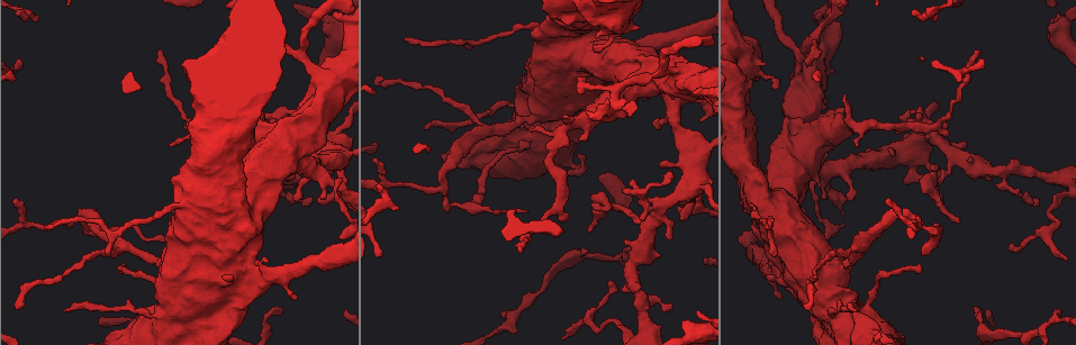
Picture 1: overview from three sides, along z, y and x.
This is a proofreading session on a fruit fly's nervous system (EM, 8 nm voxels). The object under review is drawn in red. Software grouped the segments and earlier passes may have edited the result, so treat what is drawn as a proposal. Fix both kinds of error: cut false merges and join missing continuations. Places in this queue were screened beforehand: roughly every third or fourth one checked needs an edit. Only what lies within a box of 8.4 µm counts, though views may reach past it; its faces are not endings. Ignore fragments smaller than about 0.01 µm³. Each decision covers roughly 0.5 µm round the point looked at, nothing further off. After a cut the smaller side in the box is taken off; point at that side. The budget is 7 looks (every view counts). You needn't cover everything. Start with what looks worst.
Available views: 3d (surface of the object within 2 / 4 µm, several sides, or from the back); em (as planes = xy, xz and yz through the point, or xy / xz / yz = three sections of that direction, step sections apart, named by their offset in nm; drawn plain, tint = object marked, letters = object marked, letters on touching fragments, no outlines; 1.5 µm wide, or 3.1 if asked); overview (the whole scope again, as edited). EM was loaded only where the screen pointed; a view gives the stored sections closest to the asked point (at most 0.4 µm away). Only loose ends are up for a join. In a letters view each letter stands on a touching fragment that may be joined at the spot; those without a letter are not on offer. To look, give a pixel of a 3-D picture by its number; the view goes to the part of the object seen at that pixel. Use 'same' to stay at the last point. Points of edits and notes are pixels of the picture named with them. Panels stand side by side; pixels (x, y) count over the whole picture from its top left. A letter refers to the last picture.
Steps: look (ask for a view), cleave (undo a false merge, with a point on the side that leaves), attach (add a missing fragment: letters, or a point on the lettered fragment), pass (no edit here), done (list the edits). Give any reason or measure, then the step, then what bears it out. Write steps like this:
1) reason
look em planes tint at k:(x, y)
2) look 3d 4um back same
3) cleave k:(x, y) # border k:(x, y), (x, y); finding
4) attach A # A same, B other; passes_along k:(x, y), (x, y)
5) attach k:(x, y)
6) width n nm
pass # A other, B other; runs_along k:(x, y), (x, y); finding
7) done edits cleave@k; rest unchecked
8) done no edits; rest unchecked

free end
look 3d 4um back at 1:(766, 224)

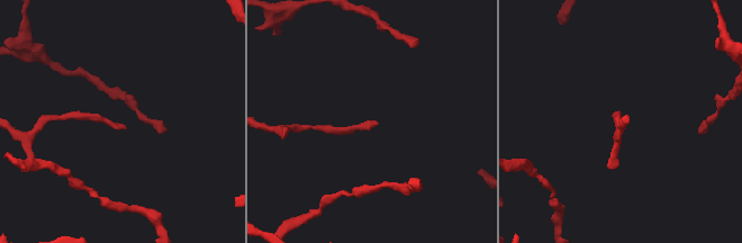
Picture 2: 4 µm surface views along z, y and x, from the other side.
look em planes letters at 2:(375, 120)

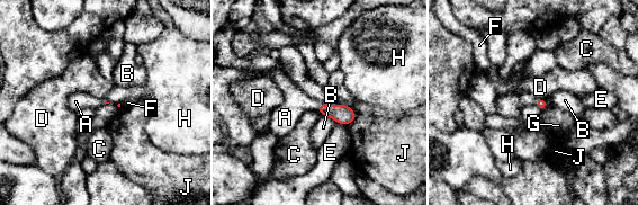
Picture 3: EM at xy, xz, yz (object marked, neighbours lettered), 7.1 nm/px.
longest_contact J 150 nm
attach A # A same, B other, C other, D other, E other, F other, G other, H other, J other; the neuron continues

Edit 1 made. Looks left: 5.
three arms meet
look em planes plain at 1:(699, 101)

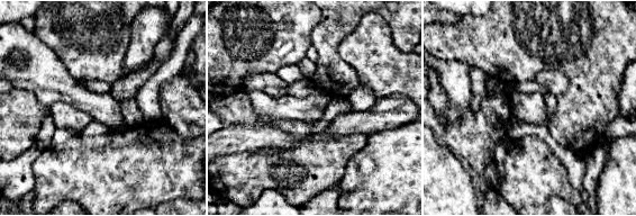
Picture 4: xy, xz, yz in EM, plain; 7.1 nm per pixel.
look em planes letters same

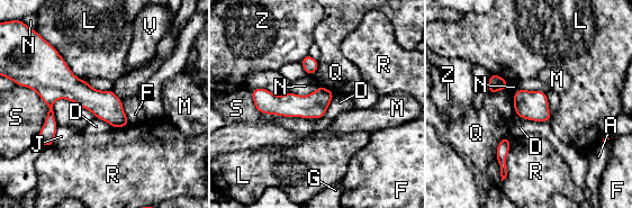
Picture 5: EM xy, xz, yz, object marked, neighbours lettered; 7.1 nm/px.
longest_contact S 500 nm
pass # A other, D other, F other, G other, J other, L other, M other, N other, Q other, R other, S other, V other, Z other; border 5:(518, 116), (550, 123); one neuron here

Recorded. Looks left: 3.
thin end
look em xz step 4 tint at 1:(565, 114)

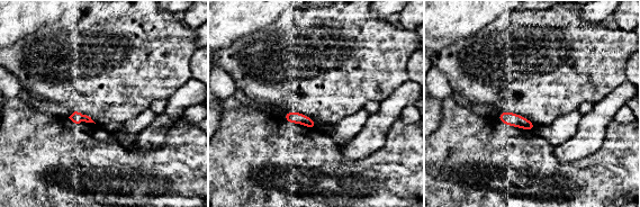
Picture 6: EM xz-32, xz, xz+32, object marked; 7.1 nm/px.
cut it another way
look em planes letters same

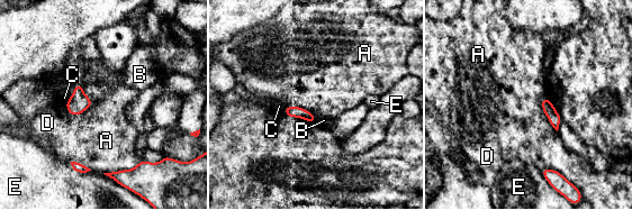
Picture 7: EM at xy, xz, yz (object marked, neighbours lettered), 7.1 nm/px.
longest_contact A 260 nm
pass # A other, B other, C other, D other, E other; no lettered fragment goes on from it

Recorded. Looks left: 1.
done edits attach@3; rest unchecked

